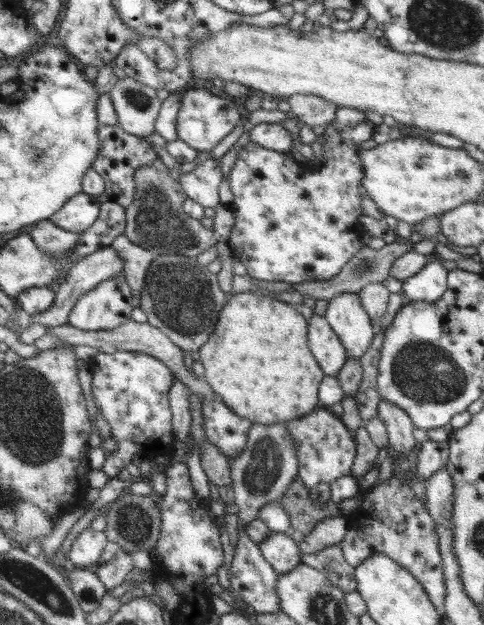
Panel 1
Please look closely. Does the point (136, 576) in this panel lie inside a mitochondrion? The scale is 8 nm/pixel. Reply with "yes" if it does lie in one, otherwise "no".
no

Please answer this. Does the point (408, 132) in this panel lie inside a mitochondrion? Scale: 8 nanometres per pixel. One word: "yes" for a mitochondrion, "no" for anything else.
no

